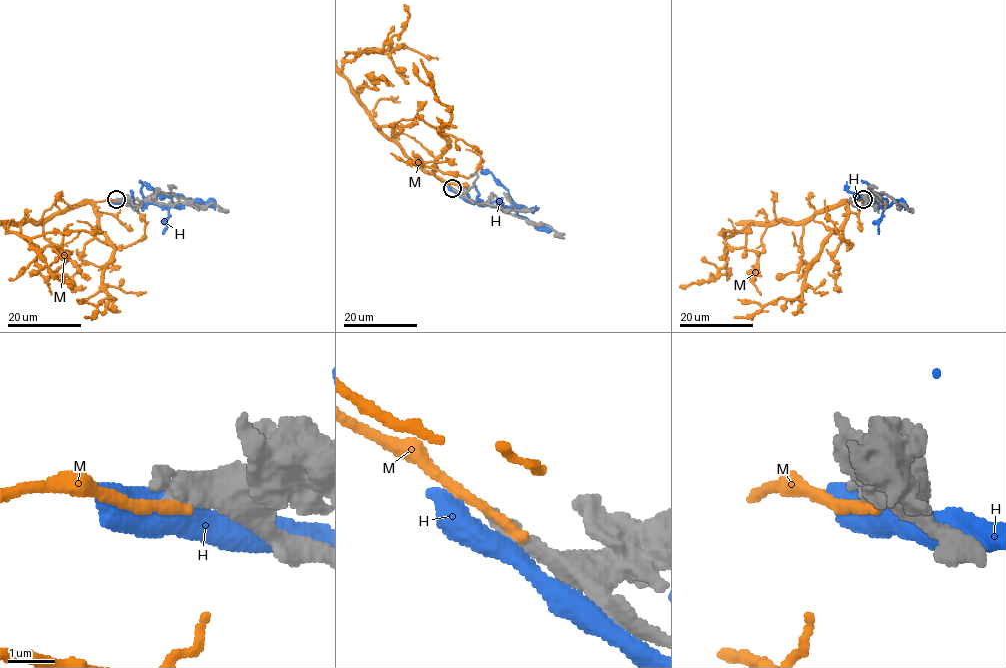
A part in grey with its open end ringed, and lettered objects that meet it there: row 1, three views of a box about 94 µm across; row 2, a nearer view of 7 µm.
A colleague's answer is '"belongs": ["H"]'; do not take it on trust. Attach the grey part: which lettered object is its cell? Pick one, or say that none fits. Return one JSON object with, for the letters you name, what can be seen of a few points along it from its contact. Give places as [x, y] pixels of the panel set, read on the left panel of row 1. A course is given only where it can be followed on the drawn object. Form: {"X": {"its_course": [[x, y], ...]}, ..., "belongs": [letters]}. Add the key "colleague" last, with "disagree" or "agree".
{"belongs": [], "colleague": "disagree"}

